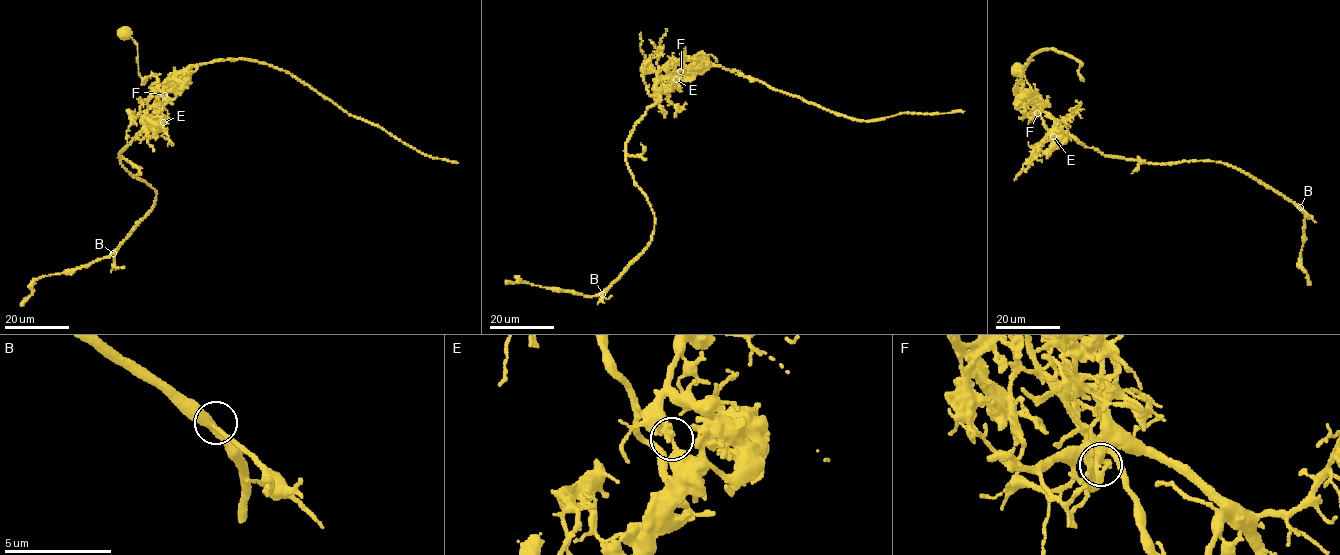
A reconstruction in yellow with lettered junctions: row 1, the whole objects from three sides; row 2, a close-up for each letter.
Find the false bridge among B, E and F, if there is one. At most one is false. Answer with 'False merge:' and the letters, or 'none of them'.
False merge: E

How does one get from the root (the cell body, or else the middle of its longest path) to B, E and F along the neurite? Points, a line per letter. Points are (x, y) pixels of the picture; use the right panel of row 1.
B: (1015, 71), (1025, 77), (1042, 103), (1037, 97), (1039, 107), (1086, 147), (1157, 164), (1225, 162), (1300, 207)
E: (1015, 71), (1025, 77), (1042, 103), (1037, 97), (1037, 105), (1055, 119), (1053, 136)
F: (1015, 71), (1022, 74), (1042, 103), (1037, 97), (1039, 103), (1033, 103), (1037, 113)

